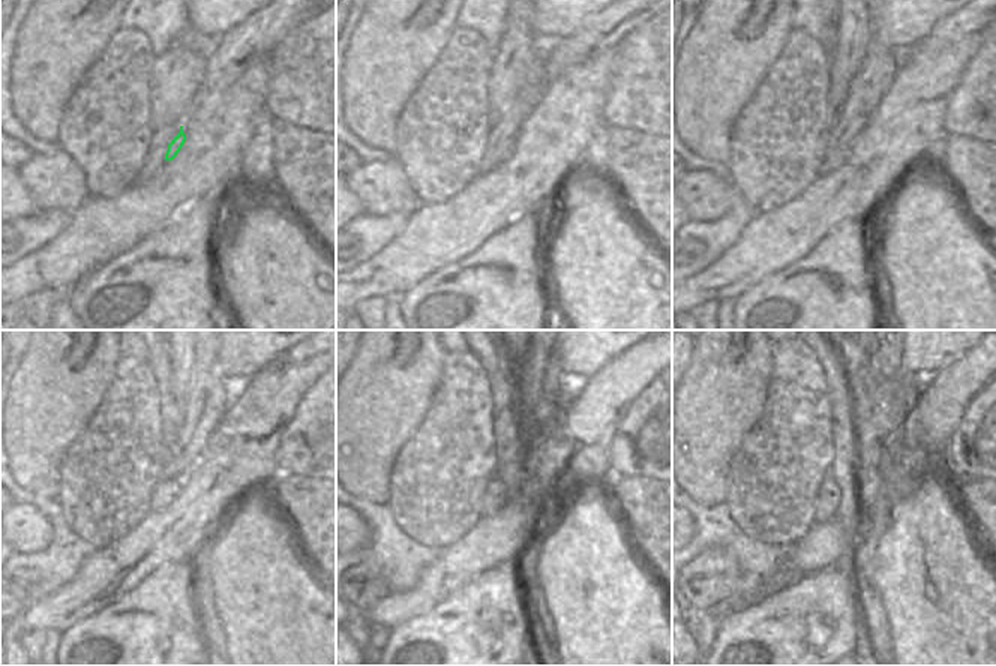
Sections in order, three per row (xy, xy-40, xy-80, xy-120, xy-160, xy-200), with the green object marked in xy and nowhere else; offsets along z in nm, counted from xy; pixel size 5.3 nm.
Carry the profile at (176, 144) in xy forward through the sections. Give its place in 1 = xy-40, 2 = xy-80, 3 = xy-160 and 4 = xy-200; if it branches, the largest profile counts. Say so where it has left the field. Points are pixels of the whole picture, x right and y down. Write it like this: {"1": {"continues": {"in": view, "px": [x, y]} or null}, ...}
{"1": {"continues": {"in": "xy-40", "px": [512, 147]}}, "2": {"continues": {"in": "xy-80", "px": [833, 161]}}, "3": {"continues": {"in": "xy-160", "px": [495, 497]}}, "4": {"continues": {"in": "xy-200", "px": [828, 500]}}}

